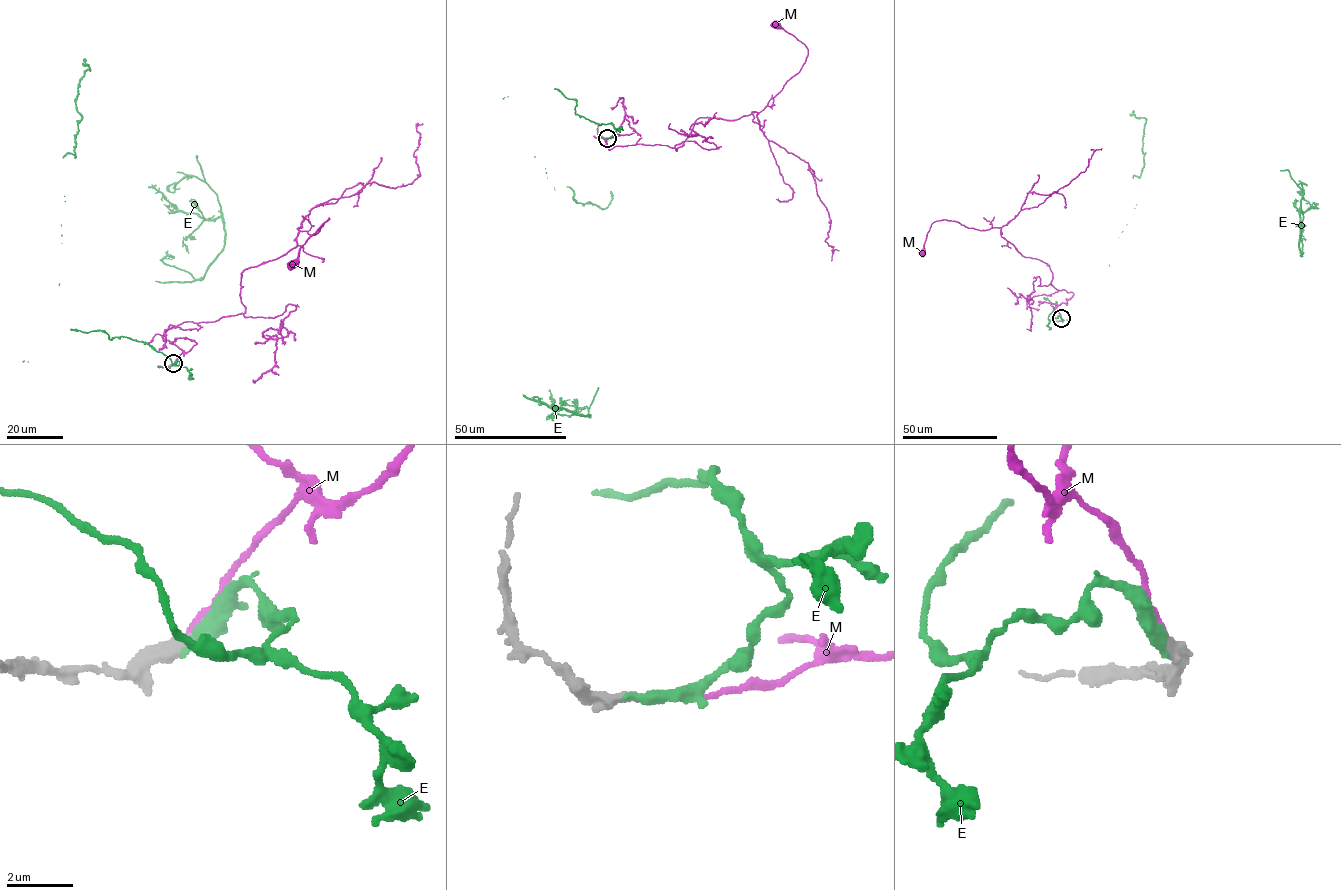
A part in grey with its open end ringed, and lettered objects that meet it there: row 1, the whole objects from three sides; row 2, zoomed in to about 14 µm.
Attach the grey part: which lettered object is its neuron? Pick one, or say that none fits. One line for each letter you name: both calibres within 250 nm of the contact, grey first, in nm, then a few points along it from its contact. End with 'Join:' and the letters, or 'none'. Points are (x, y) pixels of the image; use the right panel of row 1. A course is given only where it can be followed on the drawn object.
M: Thickness 340 nm (grey) against 140 nm. Its course: (1062, 319), (1057, 306), (1073, 293), (1050, 285), (1049, 266), (1023, 256), (1000, 228), (934, 221), (922, 253)
Join: M

